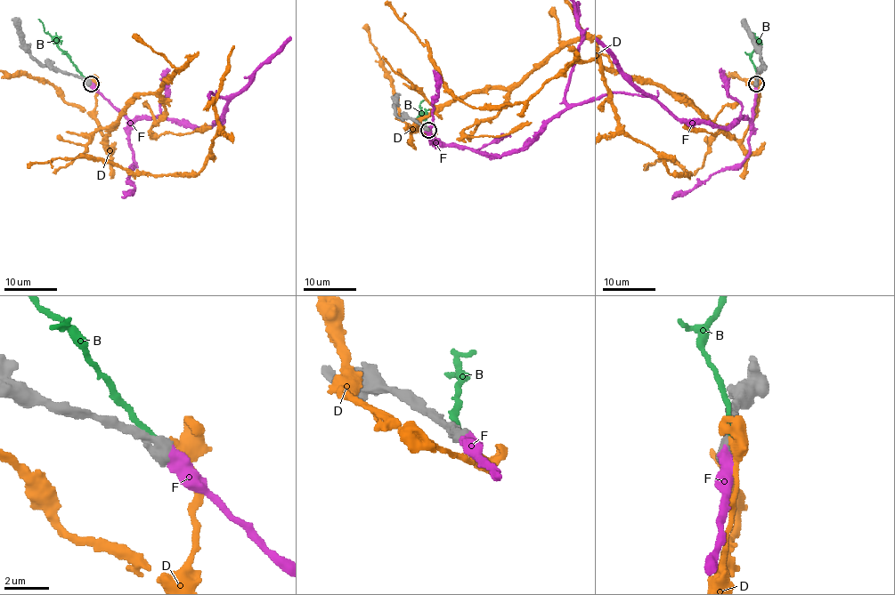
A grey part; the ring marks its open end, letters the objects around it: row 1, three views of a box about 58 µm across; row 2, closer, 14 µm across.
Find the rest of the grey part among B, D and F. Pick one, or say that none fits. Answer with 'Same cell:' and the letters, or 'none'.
Same cell: F

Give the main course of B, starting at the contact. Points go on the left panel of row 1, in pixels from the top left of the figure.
B: (85, 78), (58, 45), (58, 41), (44, 32), (37, 19)

